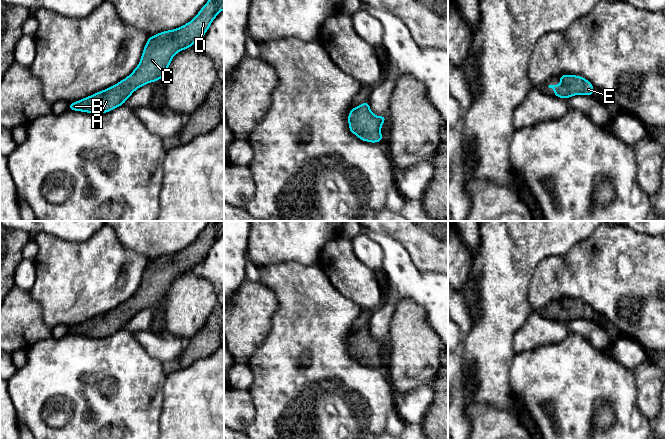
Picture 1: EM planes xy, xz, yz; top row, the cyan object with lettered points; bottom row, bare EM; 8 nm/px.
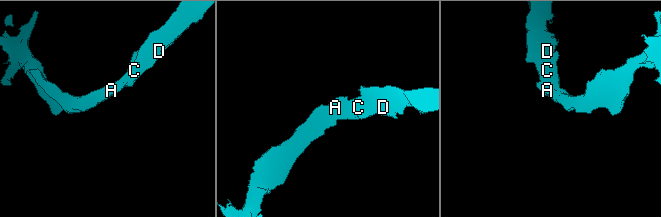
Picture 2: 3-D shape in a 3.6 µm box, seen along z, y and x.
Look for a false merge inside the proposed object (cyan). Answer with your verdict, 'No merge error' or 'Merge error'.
No merge error

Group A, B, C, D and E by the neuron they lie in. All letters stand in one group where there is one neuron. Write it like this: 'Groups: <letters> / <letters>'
Groups: A B C D E

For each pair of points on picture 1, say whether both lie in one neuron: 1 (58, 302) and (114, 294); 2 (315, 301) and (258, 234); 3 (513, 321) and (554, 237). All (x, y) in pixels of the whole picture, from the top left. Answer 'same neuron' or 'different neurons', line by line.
1: same neuron
2: different neurons
3: same neuron

